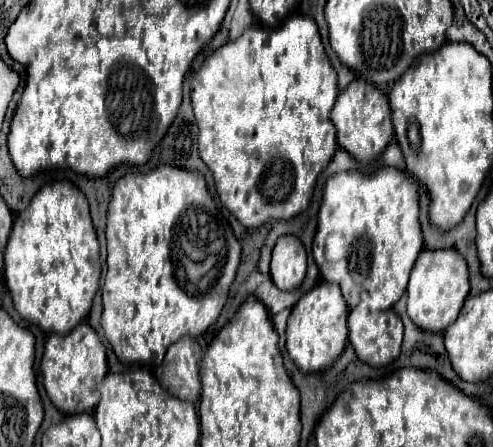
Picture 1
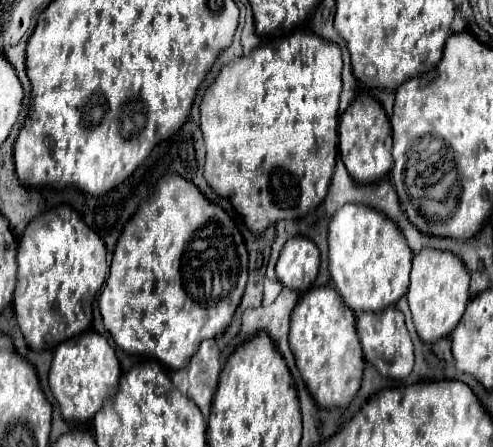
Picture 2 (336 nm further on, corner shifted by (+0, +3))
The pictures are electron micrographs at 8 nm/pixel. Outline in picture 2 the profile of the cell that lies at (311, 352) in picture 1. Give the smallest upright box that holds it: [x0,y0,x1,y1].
[289,285,365,409]

